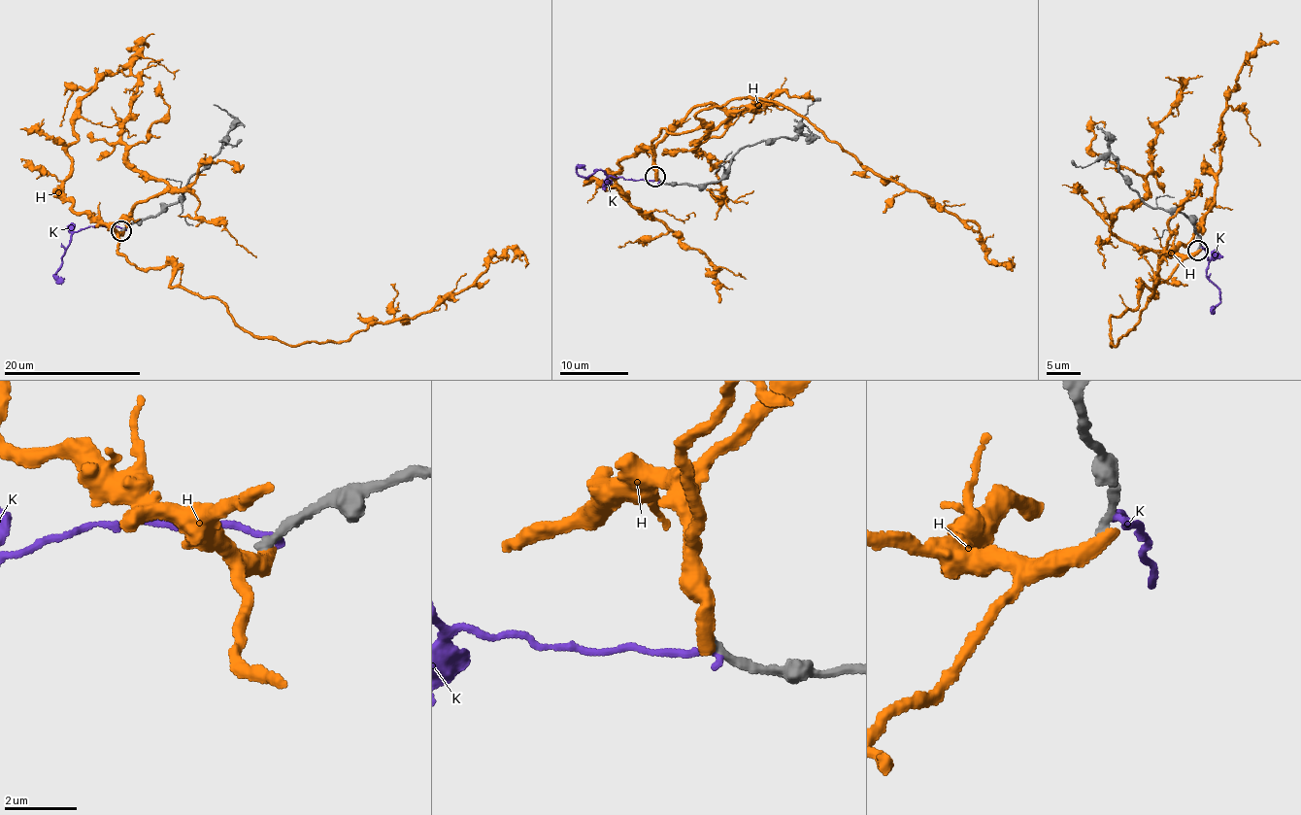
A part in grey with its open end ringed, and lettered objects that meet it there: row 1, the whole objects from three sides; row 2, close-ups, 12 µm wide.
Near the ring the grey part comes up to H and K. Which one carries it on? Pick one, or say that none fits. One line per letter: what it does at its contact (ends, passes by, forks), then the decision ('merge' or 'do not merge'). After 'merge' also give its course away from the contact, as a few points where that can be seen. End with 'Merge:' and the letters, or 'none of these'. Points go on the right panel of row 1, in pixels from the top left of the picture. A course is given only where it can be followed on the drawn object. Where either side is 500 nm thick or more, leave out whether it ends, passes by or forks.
H: it ends | do not merge
K: it ends | do not merge
Merge: none of these

